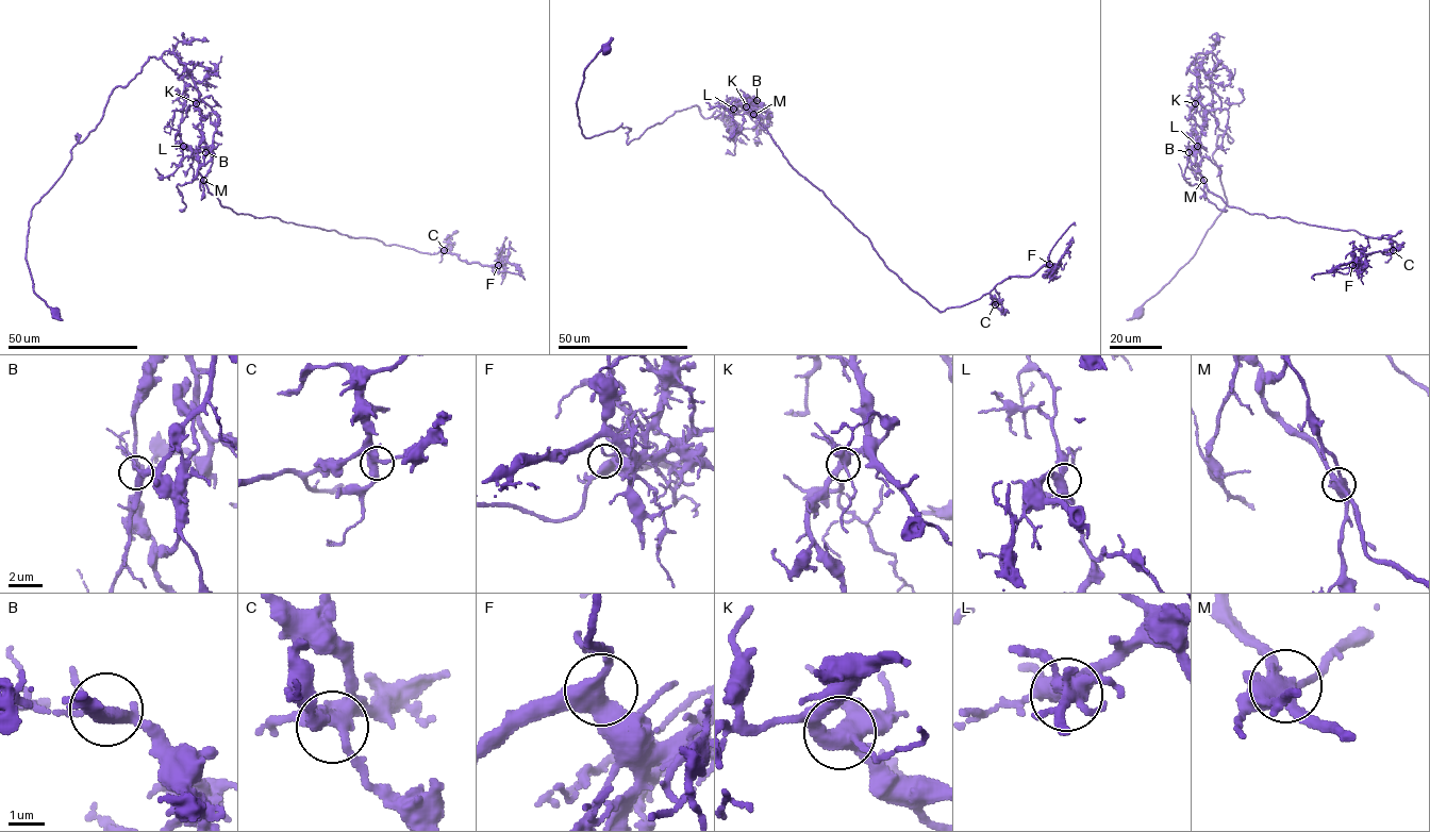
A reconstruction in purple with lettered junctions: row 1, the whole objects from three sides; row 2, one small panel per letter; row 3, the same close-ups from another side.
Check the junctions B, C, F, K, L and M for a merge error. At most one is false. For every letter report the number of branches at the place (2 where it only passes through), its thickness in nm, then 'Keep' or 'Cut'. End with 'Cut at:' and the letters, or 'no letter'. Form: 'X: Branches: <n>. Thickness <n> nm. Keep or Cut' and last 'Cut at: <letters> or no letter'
B: Branches: 5. Thickness 260 nm. Keep
C: Branches: 5. Thickness 420 nm. Keep
F: Branches: 4. Thickness 440 nm. Keep
K: Branches: 3. Thickness 440 nm. Keep
L: Branches: 5. Thickness 440 nm. Keep
M: Branches: 4. Thickness 440 nm. Cut
Cut at: M

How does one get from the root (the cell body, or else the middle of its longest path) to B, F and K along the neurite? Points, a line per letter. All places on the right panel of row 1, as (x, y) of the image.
B: (1140, 314), (1227, 204), (1212, 153), (1233, 140), (1195, 71), (1207, 51), (1190, 66), (1207, 123), (1189, 152)
F: (1140, 314), (1227, 204), (1207, 51), (1190, 69), (1207, 189), (1400, 245), (1352, 265)
K: (1140, 314), (1227, 204), (1212, 153), (1219, 135), (1233, 140), (1195, 71), (1207, 51), (1190, 66), (1195, 103)

